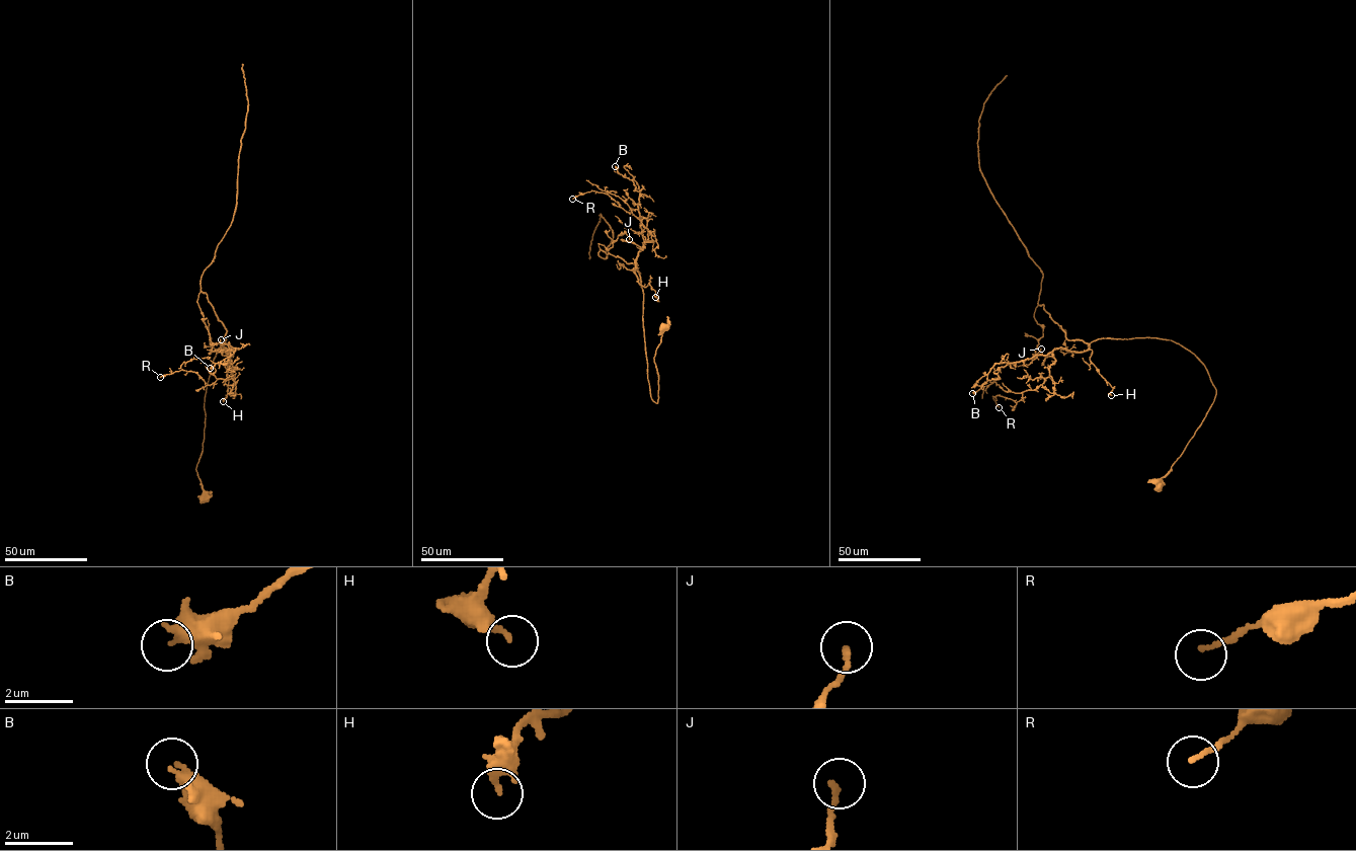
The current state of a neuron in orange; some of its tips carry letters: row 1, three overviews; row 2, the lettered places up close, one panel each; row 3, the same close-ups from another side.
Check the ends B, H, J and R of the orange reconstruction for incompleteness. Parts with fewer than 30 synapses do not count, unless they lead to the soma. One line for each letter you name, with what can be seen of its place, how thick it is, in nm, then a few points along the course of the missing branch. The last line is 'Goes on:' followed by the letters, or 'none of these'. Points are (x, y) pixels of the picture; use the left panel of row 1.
Goes on: none of these

